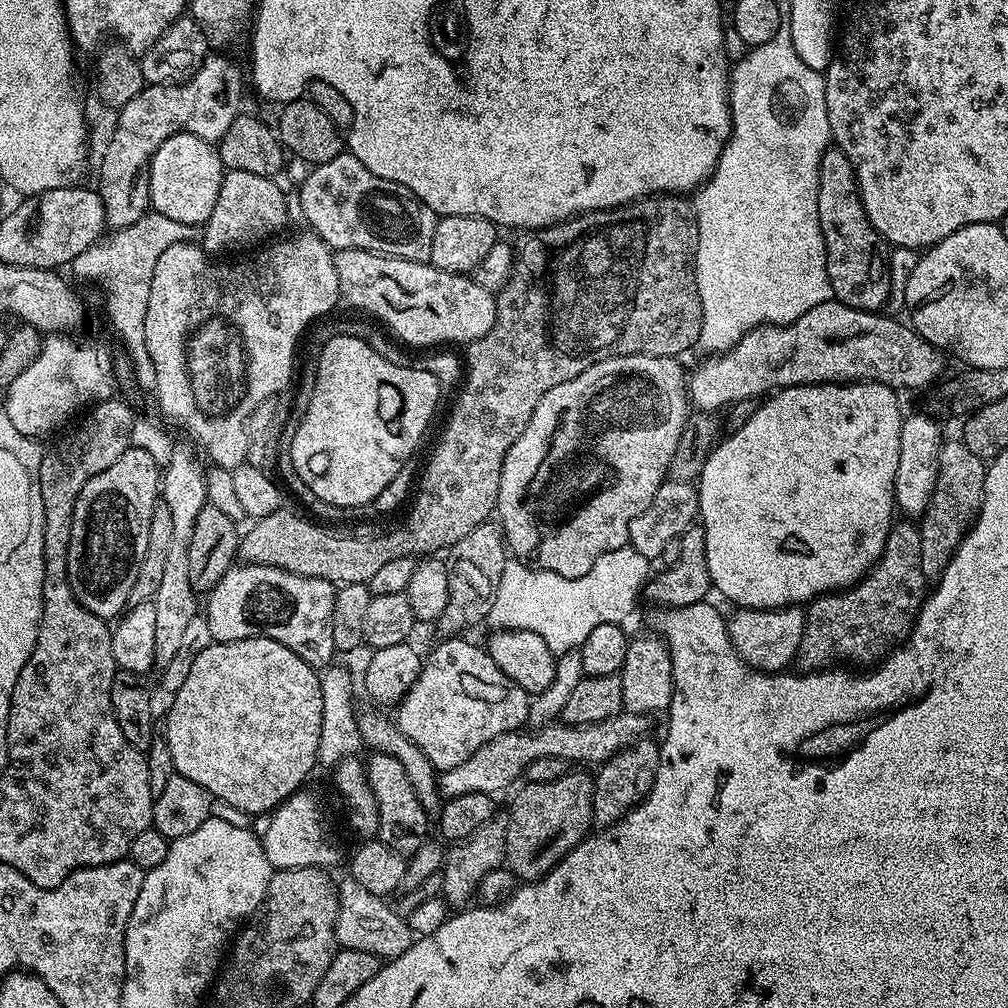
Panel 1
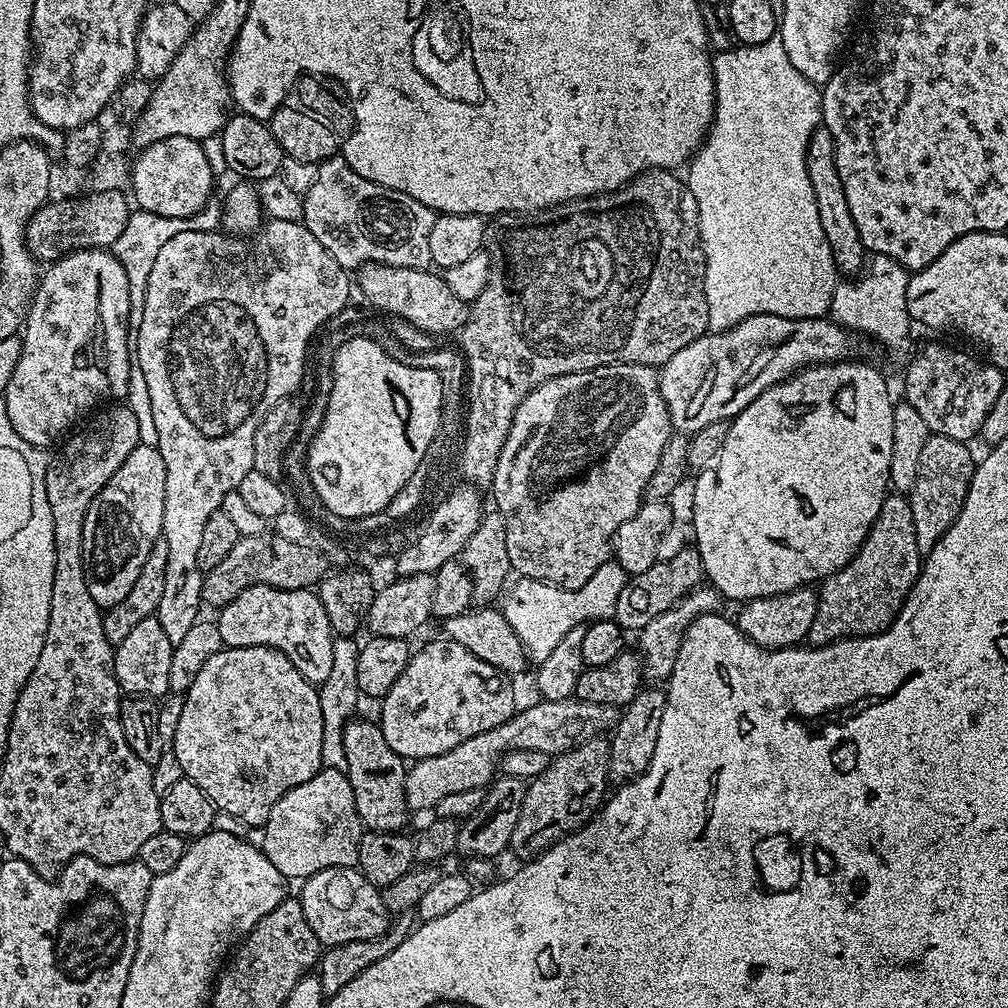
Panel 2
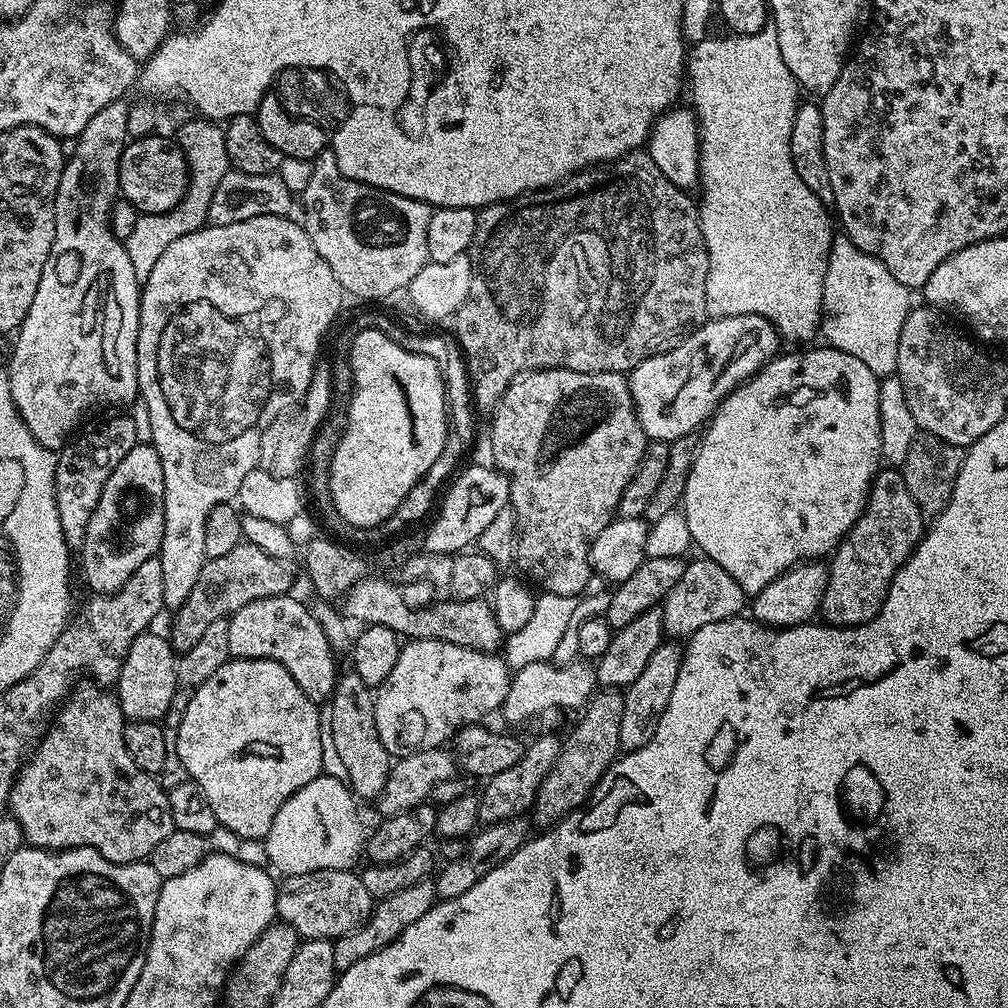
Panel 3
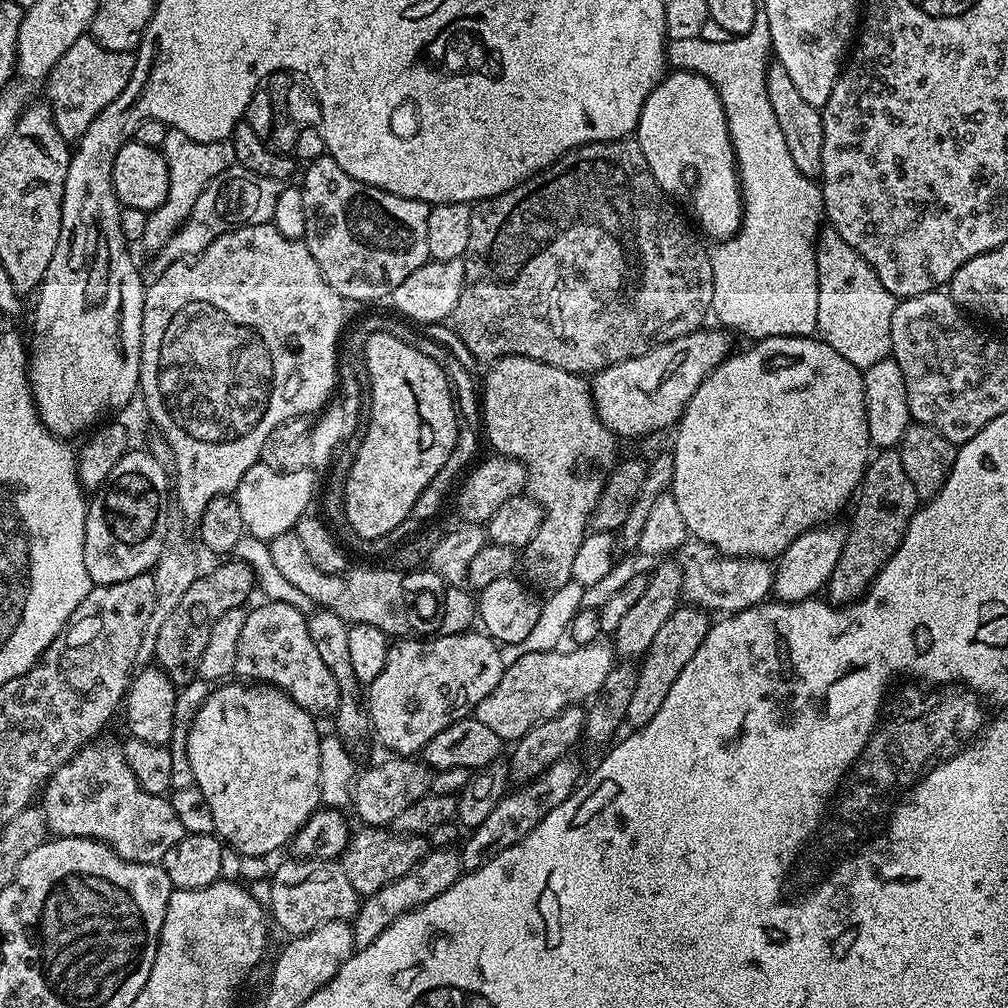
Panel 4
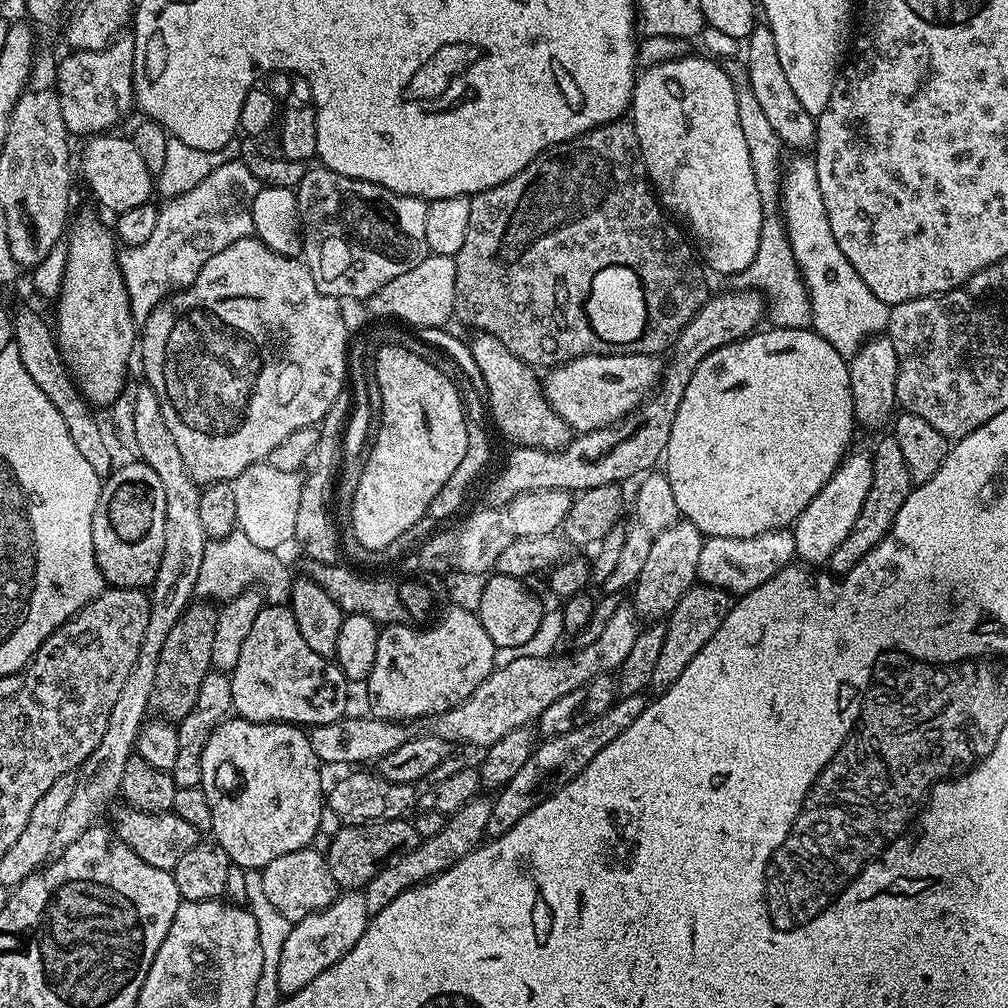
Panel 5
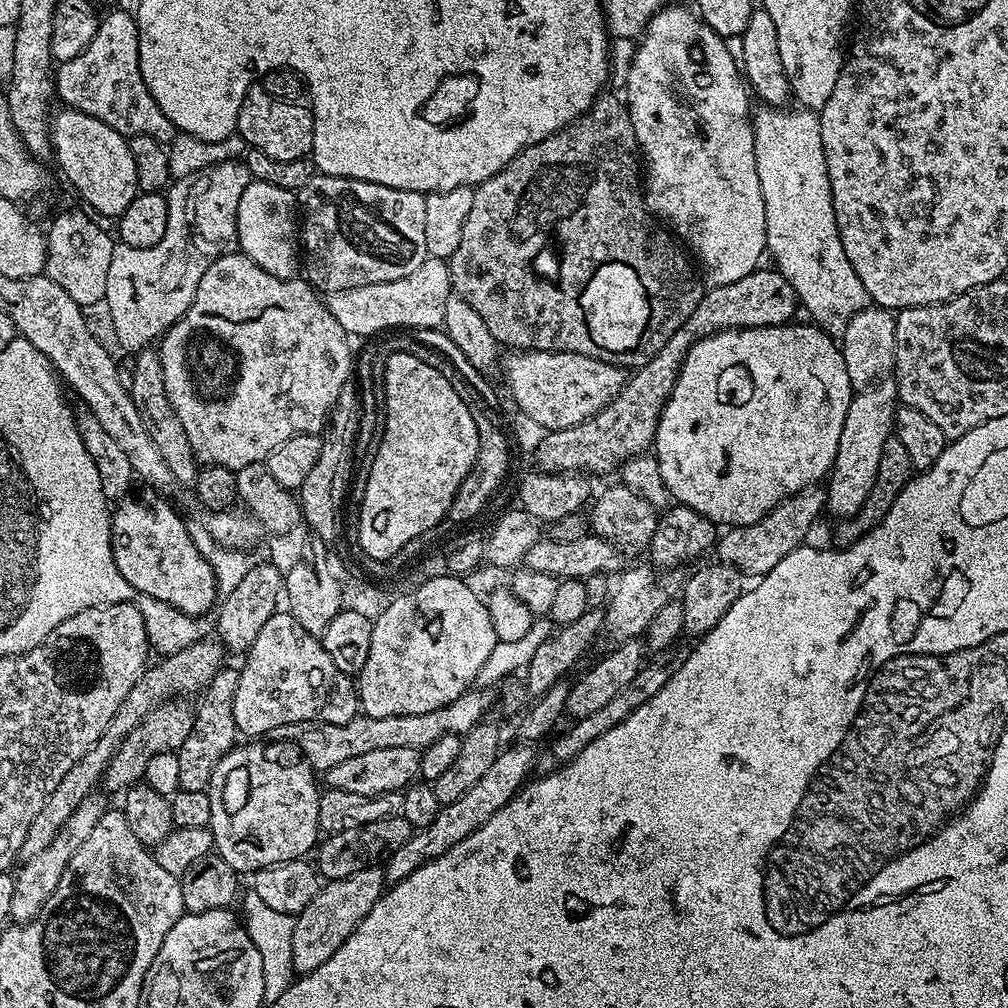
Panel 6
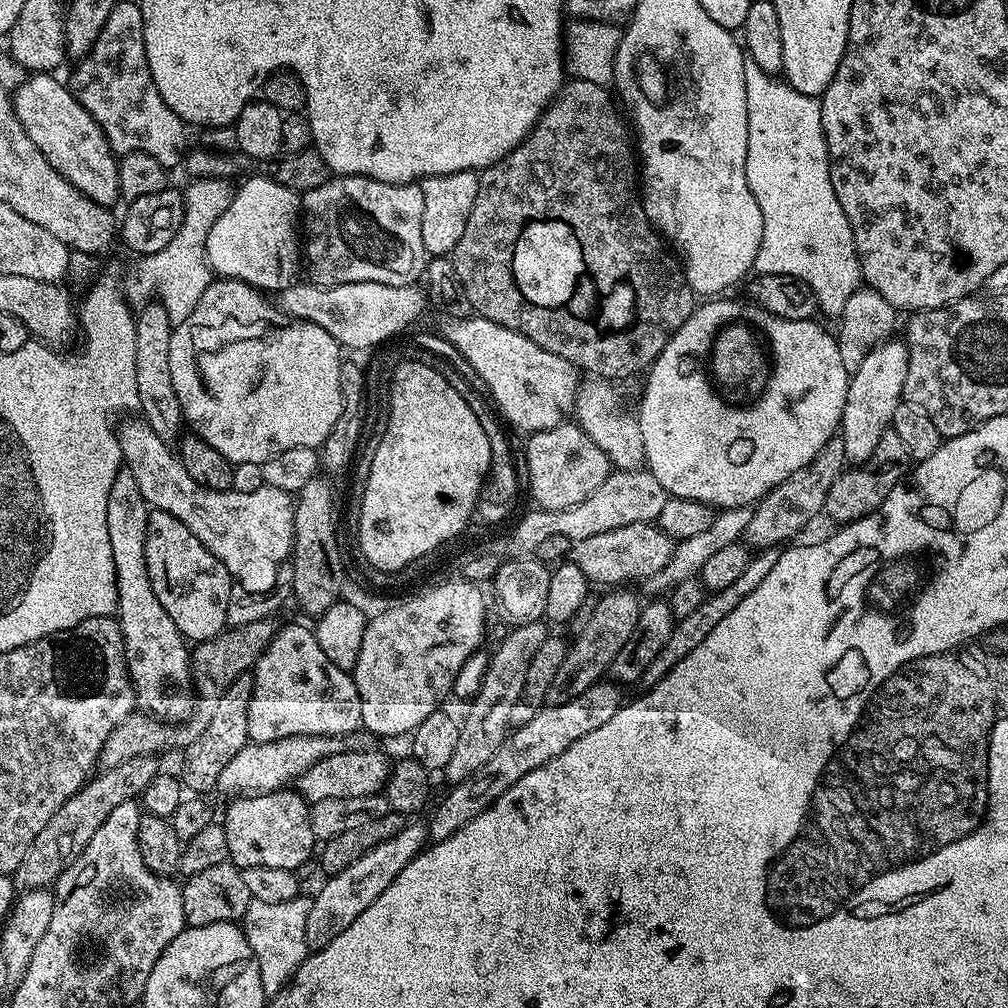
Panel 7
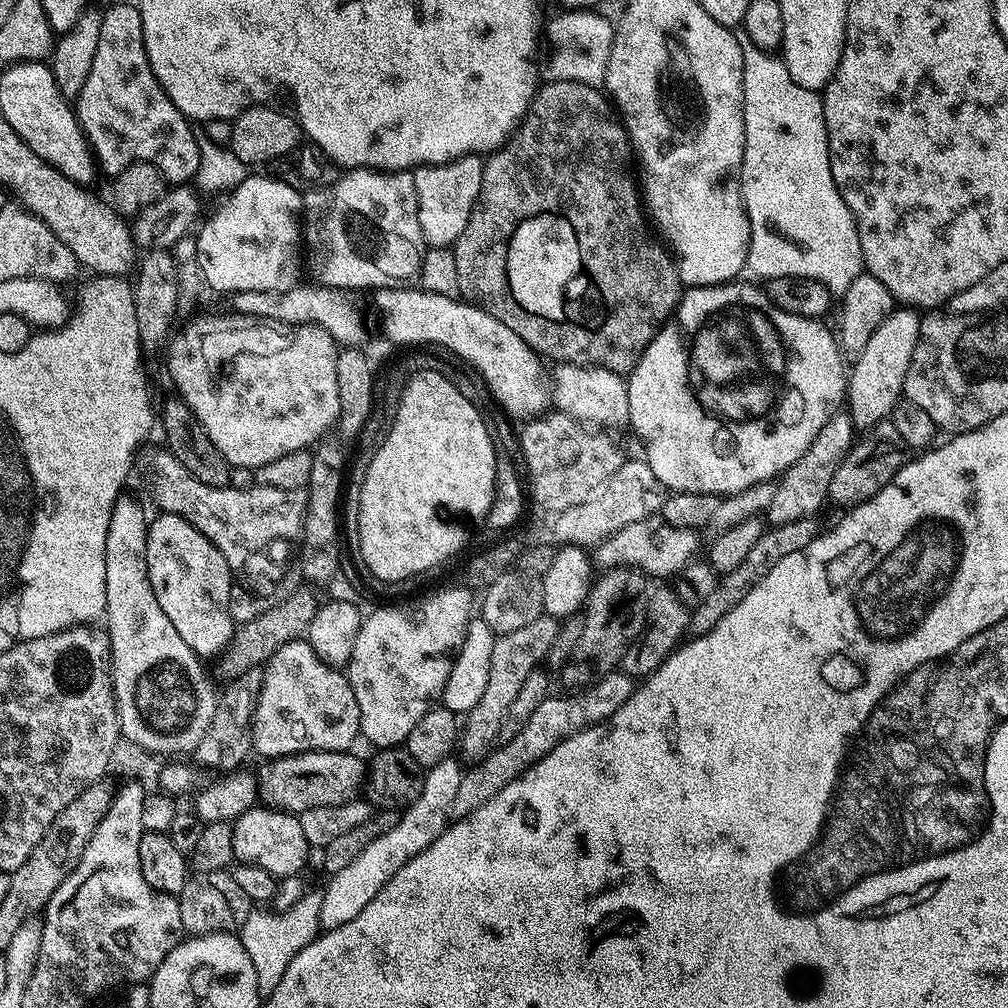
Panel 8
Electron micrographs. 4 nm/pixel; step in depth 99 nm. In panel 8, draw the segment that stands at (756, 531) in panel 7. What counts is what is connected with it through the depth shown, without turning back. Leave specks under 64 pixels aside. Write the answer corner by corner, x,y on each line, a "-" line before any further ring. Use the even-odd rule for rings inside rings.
841,410
833,414
830,422
818,430
814,442
806,446
806,454
802,454
802,458
798,458
798,462
794,462
779,477
774,502
770,502
766,513
767,519
777,525
816,516
819,508
828,500
830,478
834,478
834,470
838,470
842,458
846,458
846,454
853,448
857,436
858,429
847,411

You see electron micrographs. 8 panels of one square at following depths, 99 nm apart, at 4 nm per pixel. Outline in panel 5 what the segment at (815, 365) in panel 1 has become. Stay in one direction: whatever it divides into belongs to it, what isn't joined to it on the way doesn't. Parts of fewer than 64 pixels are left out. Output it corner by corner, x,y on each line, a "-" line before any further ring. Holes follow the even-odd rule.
579,356
565,364
553,367
552,372
542,380
544,398
549,406
564,419
573,433
592,432
595,428
609,428
623,416
653,395
662,379
662,360
654,356

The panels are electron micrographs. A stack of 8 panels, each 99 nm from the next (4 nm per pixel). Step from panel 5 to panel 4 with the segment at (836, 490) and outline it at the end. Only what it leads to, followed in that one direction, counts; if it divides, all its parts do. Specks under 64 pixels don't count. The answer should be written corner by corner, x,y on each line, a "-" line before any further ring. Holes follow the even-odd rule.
825,522
817,527
804,532
786,550
780,553
778,563
772,574
771,595
777,601
785,604
793,604
799,600
811,600
817,595
816,592
825,587
834,574
834,566
838,566
838,558
842,555
842,546
848,541
848,529
840,522

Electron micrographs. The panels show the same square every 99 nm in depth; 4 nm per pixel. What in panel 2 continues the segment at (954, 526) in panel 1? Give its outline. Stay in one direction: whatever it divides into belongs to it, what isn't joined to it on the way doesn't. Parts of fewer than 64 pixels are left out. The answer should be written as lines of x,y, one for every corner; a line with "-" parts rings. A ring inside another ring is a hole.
935,434
929,435
926,446
922,446
922,458
918,458
918,478
912,491
907,493
910,510
914,510
914,535
918,537
918,550
922,554
934,550
966,502
968,484
974,471
974,459
968,447
965,441

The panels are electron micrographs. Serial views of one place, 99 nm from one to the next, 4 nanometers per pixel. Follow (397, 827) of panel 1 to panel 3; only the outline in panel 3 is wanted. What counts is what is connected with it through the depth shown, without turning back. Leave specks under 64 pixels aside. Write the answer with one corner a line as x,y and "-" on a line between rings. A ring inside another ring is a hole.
345,670
337,675
336,689
332,691
330,703
327,705
328,711
326,708
335,749
338,750
339,757
348,771
346,783
353,796
361,801
375,801
379,797
394,763
393,757
388,755
386,746
382,746
382,738
378,738
378,726
374,722
375,701
373,689
368,688
356,672

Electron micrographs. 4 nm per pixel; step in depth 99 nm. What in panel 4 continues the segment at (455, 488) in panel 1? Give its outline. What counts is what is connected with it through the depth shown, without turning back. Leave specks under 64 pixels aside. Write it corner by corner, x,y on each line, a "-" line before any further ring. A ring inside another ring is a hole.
635,138
606,140
598,144
584,144
581,148
571,148
550,167
514,186
509,192
472,204
470,242
466,242
466,250
462,257
464,285
462,294
458,294
458,306
454,306
452,311
450,325
452,324
457,338
468,347
469,354
476,360
491,362
502,356
525,356
577,374
601,372
603,368
609,368
612,364
646,354
660,344
668,344
671,340
699,332
705,327
704,319
709,319
712,311
714,298
712,257
709,249
707,247
704,249
705,241
697,235
687,219
684,221
680,217
679,211
681,212
681,209
665,196
664,191
658,186
646,162
646,154
642,154
642,146
-
232,558
220,562
213,572
197,575
195,582
182,594
178,607
166,617
162,630
156,639
155,663
172,680
173,684
183,686
197,679
200,659
206,651
206,641
210,639
212,621
217,620
226,610
244,608
248,595
257,587
256,576
250,565

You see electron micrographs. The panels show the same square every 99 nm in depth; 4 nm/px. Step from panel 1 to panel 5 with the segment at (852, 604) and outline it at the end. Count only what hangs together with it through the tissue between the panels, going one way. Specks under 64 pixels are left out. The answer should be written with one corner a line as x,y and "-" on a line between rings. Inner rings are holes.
888,434
876,444
876,449
871,449
872,469
874,470
874,482
870,486
870,494
866,494
866,503
862,506
862,514
858,514
858,522
854,522
854,530
846,534
842,546
834,550
830,561
833,573
843,574
851,570
856,563
864,557
890,530
890,526
896,520
898,510
902,510
902,502
912,492
914,487
910,478
910,470
906,470
906,458
902,458
902,449
898,447
895,435

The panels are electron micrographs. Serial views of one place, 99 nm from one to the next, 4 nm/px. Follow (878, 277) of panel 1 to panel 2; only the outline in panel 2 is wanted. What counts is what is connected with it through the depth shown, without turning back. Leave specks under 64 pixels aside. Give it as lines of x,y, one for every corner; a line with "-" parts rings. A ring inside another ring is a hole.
826,127
815,128
808,140
806,146
806,174
810,174
810,186
814,186
814,202
818,202
818,222
822,222
822,230
826,233
826,242
830,242
830,254
834,254
837,273
859,273
866,264
866,249
862,238
858,234
858,226
854,226
854,214
850,214
850,202
846,202
846,190
842,190
842,178
838,178
834,138

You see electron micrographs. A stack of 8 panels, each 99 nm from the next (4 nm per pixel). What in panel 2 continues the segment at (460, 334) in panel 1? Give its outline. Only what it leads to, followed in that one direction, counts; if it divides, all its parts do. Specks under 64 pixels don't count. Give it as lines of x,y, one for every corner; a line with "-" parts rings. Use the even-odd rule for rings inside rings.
366,264
359,269
360,292
376,308
421,328
424,332
452,332
463,328
466,304
456,297
443,275
423,268
395,268
385,264

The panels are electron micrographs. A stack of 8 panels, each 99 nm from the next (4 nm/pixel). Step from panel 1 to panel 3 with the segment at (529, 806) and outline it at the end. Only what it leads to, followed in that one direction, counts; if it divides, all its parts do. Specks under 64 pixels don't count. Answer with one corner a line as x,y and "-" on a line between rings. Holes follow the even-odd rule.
616,690
597,691
588,701
582,712
584,717
573,726
568,738
566,736
563,739
555,766
536,791
535,802
530,810
535,827
552,827
557,820
564,819
587,803
600,777
619,755
623,705
623,695

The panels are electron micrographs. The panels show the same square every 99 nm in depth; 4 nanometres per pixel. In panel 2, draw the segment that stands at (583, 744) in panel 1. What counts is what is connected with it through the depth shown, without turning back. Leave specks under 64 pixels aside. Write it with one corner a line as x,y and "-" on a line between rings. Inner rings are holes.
575,698
562,701
541,699
537,703
529,708
521,707
512,713
509,720
502,722
502,726
474,734
474,738
466,738
466,742
454,746
454,750
446,750
446,754
434,754
430,758
415,761
406,771
404,789
409,809
413,813
423,808
432,810
449,794
475,788
487,789
494,779
500,758
510,750
542,750
553,758
586,740
611,733
620,720
621,709
609,704

